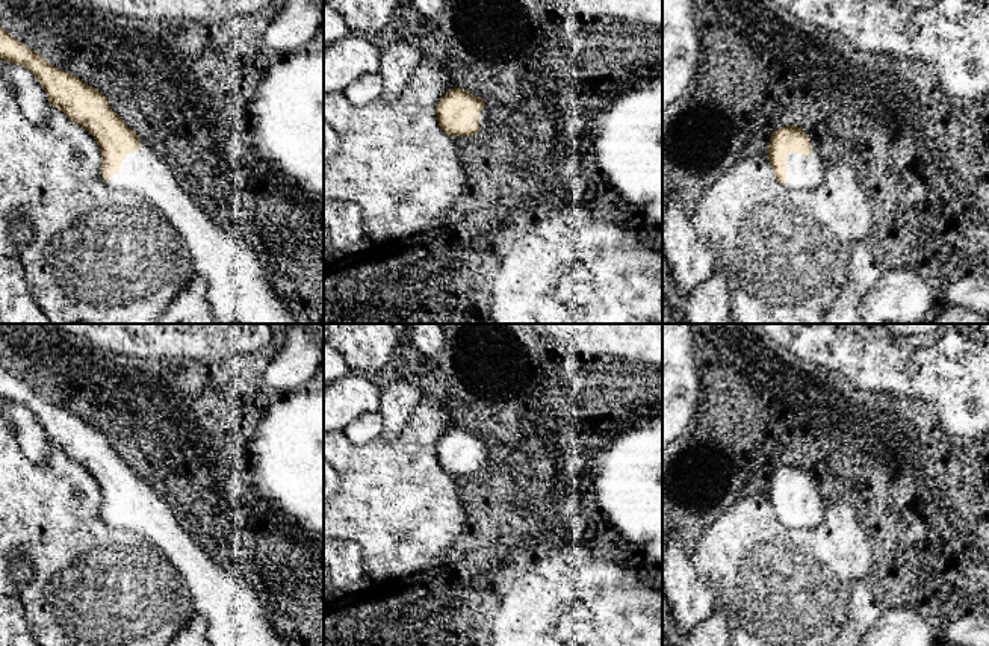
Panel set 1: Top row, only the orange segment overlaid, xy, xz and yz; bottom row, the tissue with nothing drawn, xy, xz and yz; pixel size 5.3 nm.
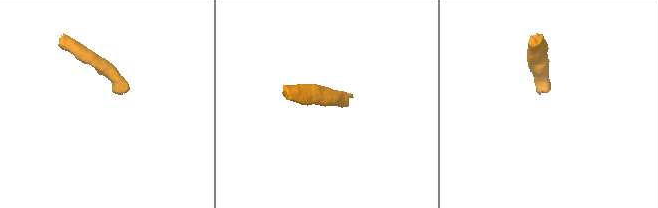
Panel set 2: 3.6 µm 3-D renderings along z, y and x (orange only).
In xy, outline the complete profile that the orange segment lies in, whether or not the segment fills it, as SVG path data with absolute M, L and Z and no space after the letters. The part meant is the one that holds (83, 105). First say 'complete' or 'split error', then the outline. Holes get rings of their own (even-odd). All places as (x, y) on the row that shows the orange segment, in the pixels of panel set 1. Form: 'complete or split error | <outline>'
split error | M0 26L0 57L32 71L48 103L86 129L101 151L101 177L116 189L145 197L171 225L197 203L183 200L183 189L166 162L110 107L106 95L74 74L50 64Z

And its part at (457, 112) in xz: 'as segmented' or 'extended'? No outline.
extended

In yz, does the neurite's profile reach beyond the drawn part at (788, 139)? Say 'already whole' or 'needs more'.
needs more

